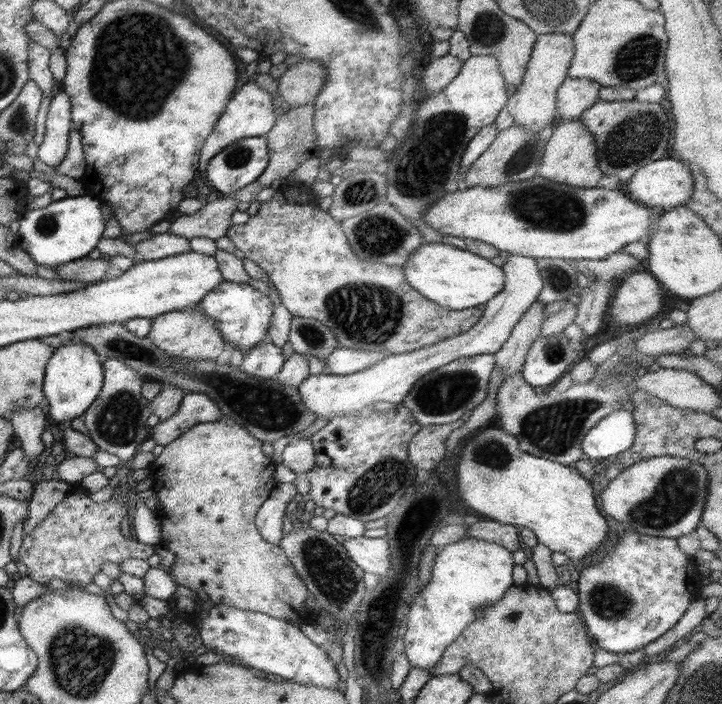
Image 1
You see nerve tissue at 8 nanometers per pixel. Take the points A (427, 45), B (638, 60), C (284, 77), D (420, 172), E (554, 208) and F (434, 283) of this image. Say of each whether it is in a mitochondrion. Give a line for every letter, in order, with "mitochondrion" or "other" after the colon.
A: other
B: mitochondrion
C: other
D: mitochondrion
E: mitochondrion
F: other

